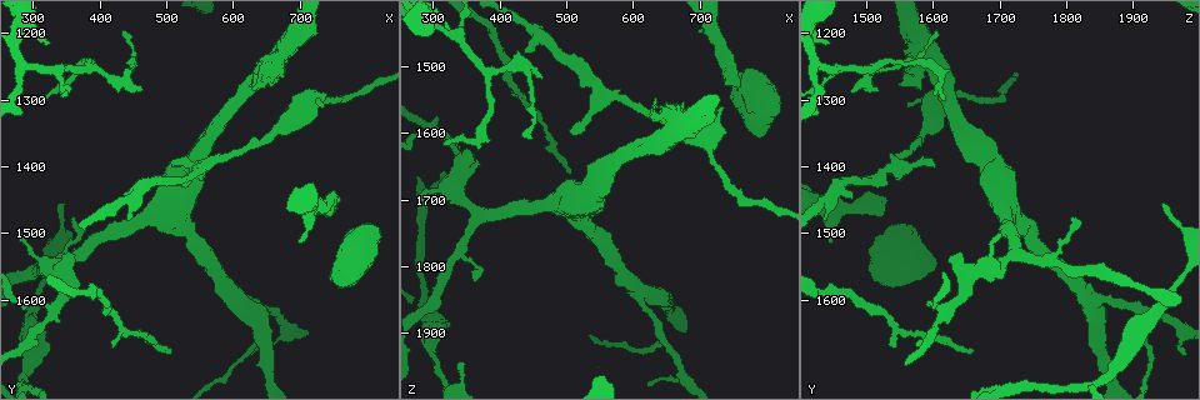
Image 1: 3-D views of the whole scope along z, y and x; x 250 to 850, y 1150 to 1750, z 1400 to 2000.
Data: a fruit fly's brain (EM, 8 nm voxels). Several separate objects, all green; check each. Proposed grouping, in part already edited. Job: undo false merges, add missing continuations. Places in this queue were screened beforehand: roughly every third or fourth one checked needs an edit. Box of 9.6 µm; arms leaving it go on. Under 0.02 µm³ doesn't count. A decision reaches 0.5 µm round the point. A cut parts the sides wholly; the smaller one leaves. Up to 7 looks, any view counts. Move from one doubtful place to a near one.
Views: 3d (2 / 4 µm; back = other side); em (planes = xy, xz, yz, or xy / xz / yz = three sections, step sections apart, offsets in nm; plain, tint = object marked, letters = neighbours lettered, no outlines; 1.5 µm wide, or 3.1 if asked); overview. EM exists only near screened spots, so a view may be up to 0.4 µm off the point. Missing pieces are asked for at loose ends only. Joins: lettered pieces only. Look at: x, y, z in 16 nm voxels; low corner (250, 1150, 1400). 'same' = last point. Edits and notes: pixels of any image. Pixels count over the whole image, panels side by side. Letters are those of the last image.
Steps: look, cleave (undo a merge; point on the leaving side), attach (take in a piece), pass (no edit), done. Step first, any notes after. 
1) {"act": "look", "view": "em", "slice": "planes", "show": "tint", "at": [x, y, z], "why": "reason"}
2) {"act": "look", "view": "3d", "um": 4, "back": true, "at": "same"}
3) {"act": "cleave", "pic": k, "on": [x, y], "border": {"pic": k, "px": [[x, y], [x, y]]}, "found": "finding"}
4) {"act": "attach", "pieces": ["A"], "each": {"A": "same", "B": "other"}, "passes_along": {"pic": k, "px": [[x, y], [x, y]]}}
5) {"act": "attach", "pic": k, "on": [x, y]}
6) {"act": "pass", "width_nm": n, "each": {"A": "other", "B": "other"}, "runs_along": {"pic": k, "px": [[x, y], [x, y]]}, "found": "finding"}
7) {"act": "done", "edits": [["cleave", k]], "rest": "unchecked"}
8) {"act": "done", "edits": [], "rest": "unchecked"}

{"act": "look", "view": "em", "slice": "planes", "show": "tint", "at": [310, 1300, 1620], "why": "an open end"}

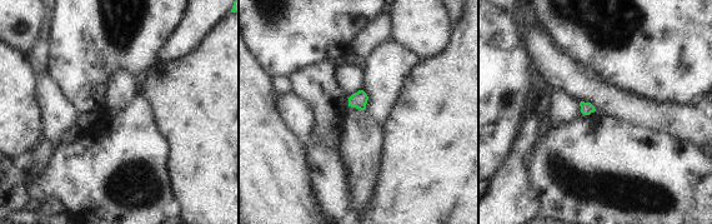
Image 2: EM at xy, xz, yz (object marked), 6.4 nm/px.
{"act": "look", "view": "em", "slice": "planes", "show": "letters", "at": "same"}

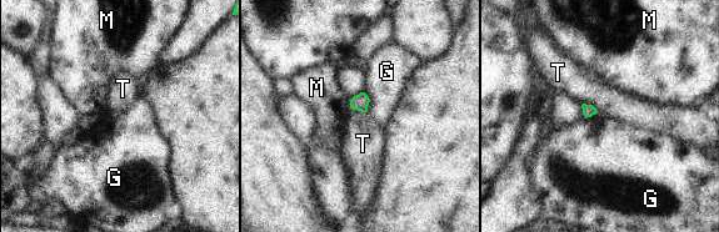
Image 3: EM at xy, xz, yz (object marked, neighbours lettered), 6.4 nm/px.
{"act": "pass", "longest_contact_nm": ["G", 140], "each": {"G": "other", "M": "other", "T": "other"}, "border": {"pic": 3, "px": [[349, 100], [350, 107]]}, "found": "none of them fits"}

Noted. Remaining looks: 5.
{"act": "look", "view": "em", "slice": "planes", "show": "letters", "at": [755, 1450, 1535], "why": "an open end"}

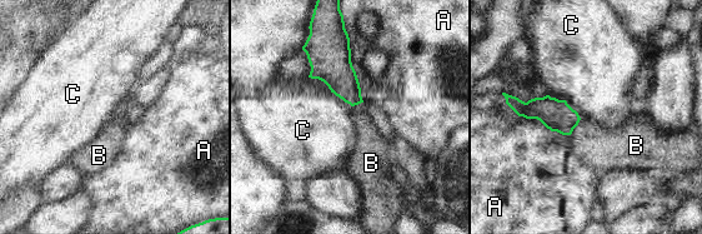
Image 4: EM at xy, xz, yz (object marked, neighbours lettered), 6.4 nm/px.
{"act": "attach", "pieces": ["B"], "each": {"A": "other", "B": "same", "C": "other"}, "found": "the neuron continues"}

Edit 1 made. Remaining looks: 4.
{"act": "look", "view": "overview", "why": "redraw"}

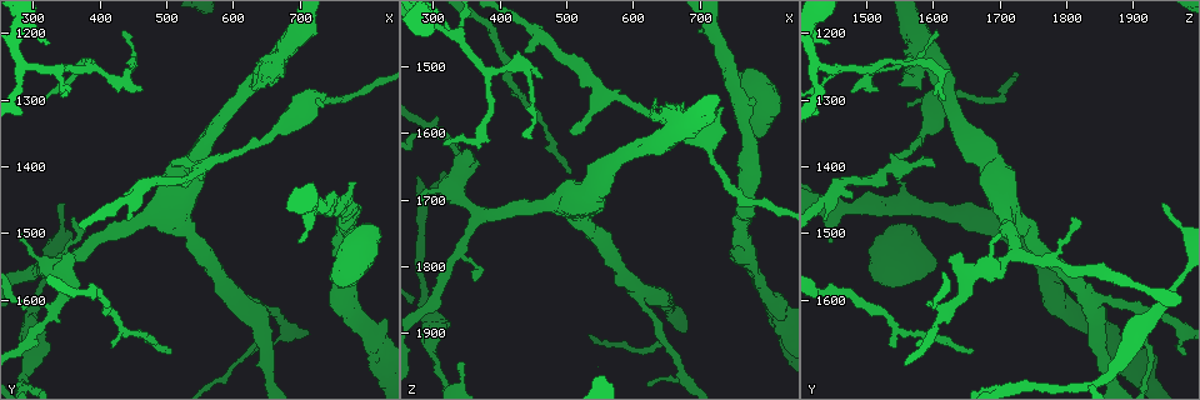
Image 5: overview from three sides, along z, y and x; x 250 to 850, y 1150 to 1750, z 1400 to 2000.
{"act": "look", "view": "em", "slice": "planes", "show": "letters", "at": [350, 1450, 1945], "why": "end of a long branch"}

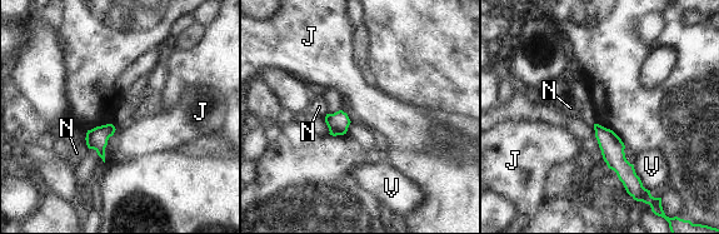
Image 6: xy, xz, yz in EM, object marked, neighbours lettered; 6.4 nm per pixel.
{"act": "pass", "each": {"J": "other", "N": "other", "V": "other"}, "found": "none of them fits"}

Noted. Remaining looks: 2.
{"act": "done", "edits": [["attach", 4]], "rest": "unchecked"}

